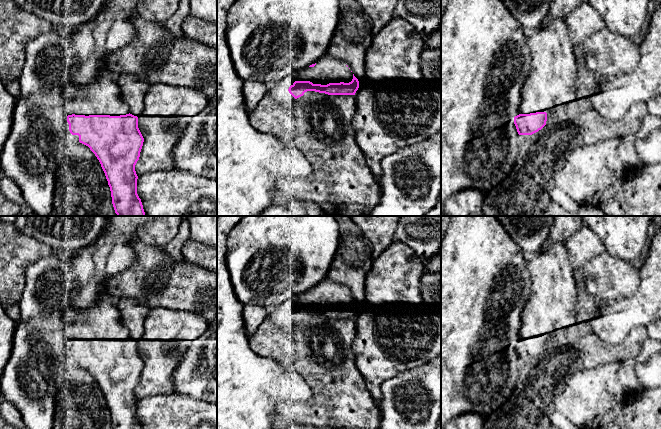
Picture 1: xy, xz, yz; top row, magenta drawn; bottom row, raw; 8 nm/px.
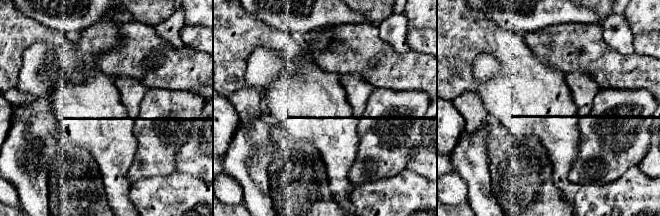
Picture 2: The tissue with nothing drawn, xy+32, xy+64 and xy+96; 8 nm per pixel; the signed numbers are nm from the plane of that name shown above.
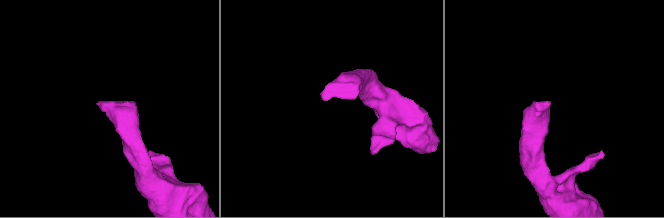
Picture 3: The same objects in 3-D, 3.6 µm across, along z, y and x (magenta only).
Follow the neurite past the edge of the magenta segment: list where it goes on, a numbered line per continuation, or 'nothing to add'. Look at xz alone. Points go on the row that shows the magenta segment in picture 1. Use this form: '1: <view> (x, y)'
1: xz (327, 70)

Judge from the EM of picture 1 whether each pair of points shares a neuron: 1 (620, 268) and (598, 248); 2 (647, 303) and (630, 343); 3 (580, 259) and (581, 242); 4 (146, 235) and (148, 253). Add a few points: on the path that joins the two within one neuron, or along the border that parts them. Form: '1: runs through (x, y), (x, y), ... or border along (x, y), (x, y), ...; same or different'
1: border along (604, 250), (583, 265); different
2: border along (645, 326), (634, 328), (621, 343); different
3: runs through (580, 255), (581, 246); same
4: border along (138, 238), (147, 244), (160, 248); different

